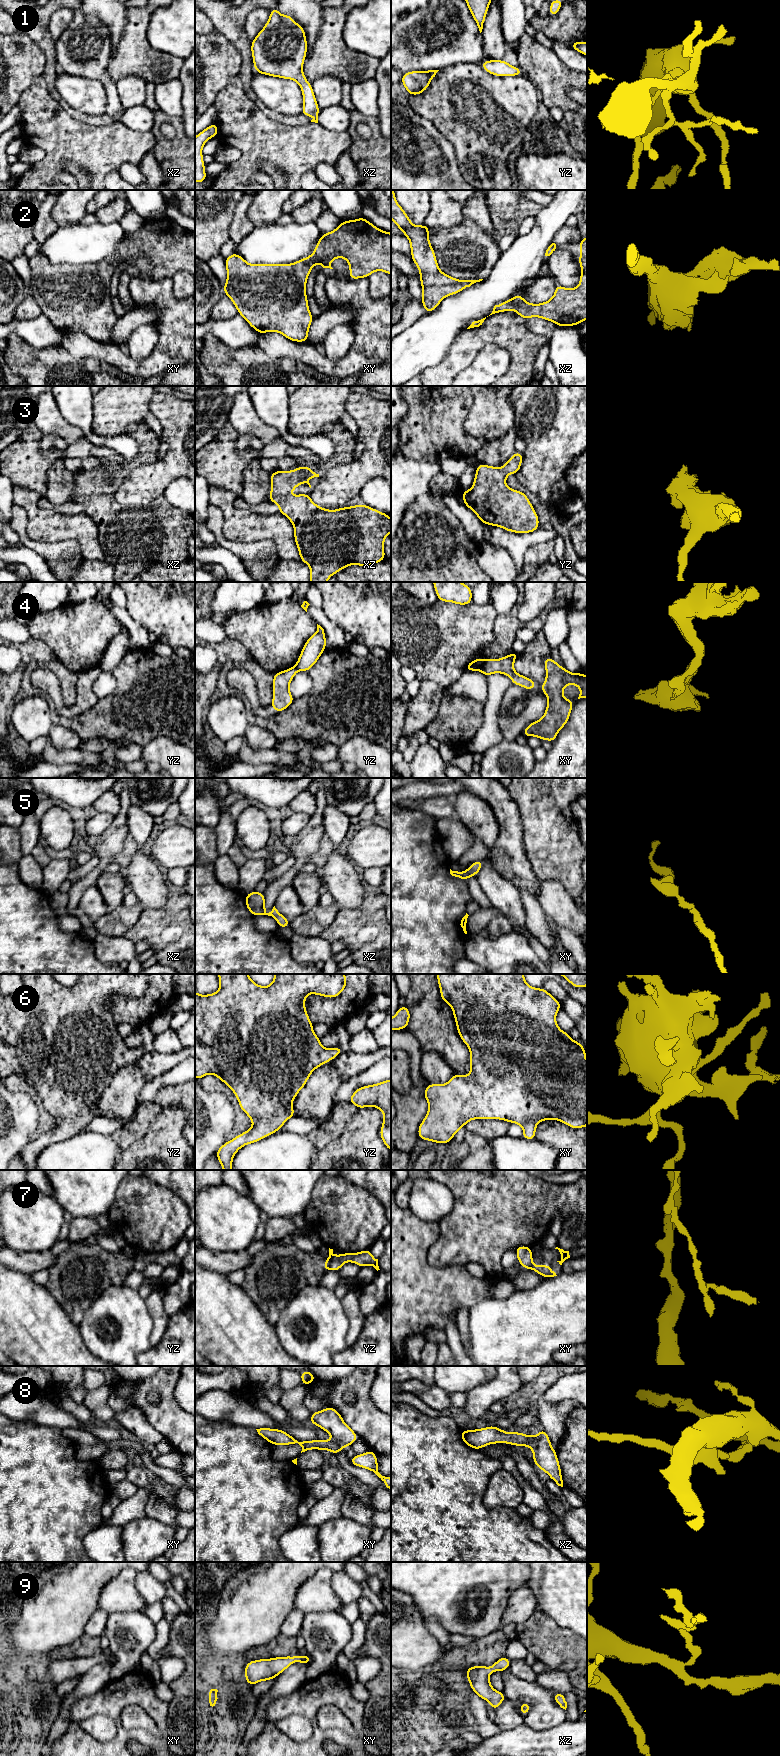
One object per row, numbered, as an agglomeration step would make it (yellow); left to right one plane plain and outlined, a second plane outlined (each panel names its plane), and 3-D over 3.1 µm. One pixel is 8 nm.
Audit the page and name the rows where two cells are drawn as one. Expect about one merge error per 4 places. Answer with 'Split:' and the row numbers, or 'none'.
Split: 4, 7, 8

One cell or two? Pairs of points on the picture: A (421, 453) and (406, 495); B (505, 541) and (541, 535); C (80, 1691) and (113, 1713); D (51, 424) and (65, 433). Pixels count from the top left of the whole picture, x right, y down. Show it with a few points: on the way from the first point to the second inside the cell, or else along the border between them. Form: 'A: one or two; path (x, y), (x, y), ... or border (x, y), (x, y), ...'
A: two; border (401, 452), (413, 459), (438, 462)
B: one; path (514, 541), (525, 541), (532, 538)
C: two; border (108, 1683), (92, 1695), (79, 1699), (70, 1711)
D: one; path (54, 424), (62, 430)

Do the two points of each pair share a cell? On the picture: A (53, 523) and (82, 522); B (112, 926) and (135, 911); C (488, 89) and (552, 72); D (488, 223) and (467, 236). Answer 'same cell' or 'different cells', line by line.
A: same cell
B: same cell
C: different cells
D: different cells

